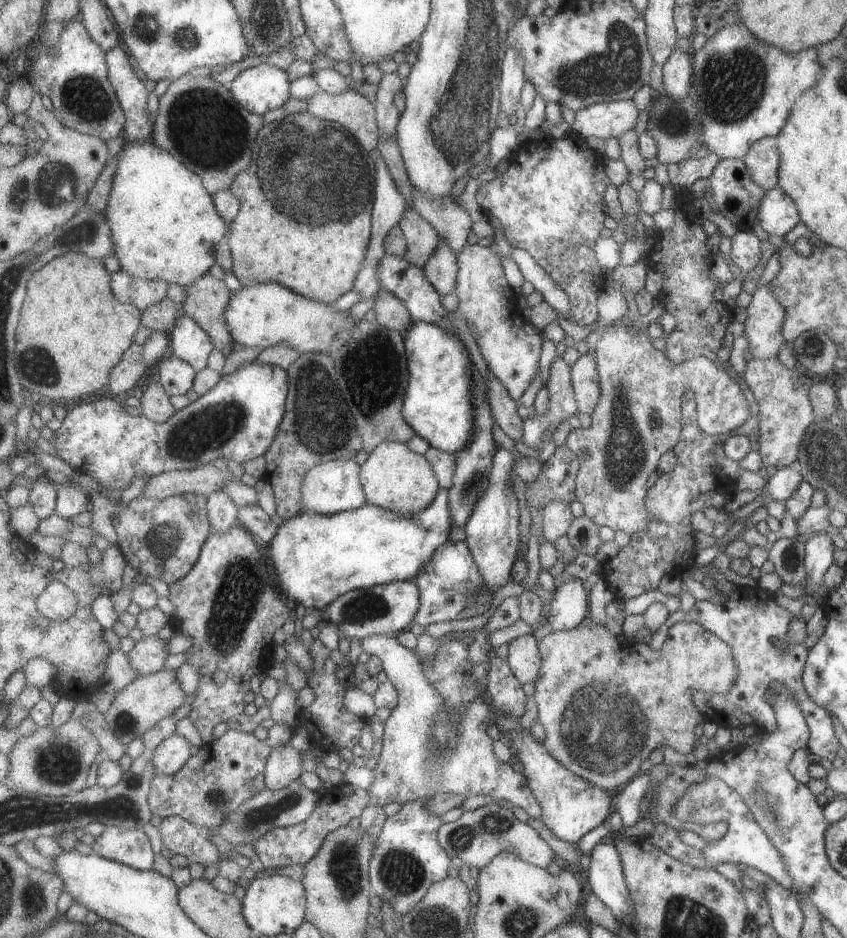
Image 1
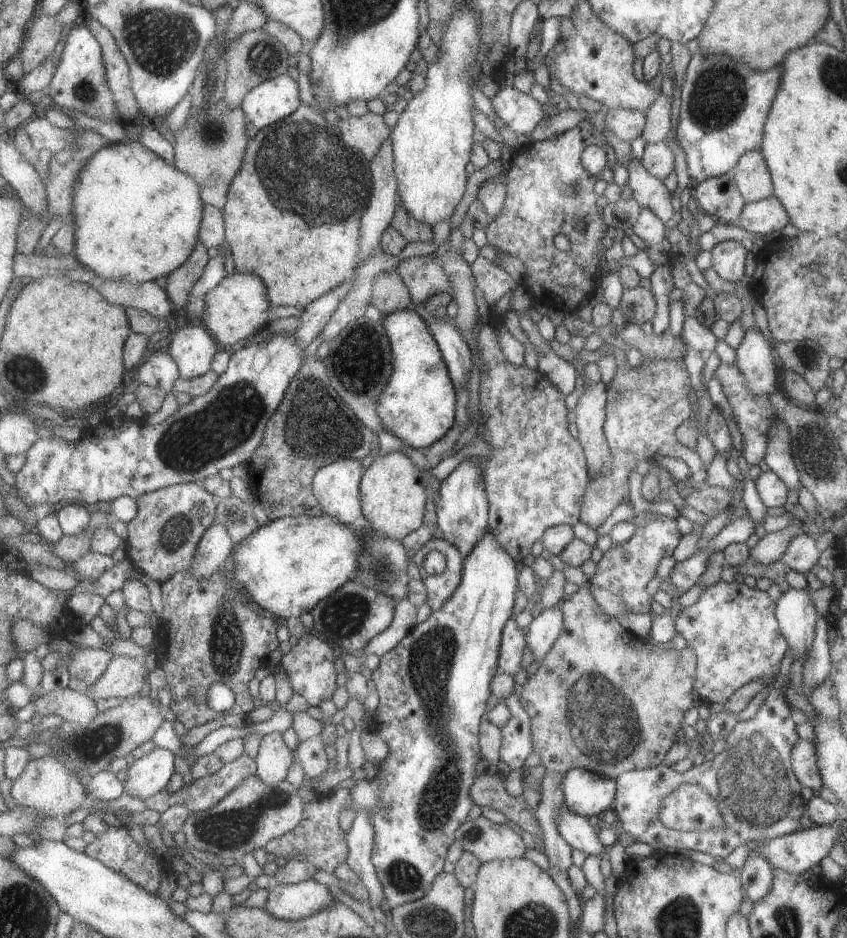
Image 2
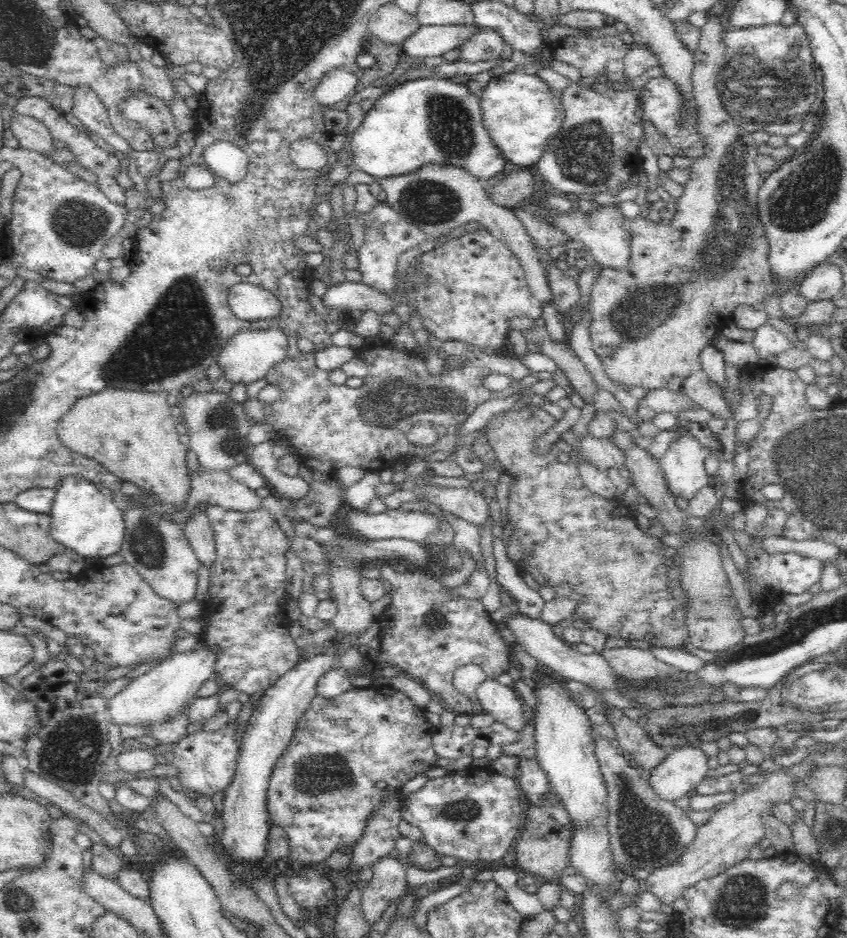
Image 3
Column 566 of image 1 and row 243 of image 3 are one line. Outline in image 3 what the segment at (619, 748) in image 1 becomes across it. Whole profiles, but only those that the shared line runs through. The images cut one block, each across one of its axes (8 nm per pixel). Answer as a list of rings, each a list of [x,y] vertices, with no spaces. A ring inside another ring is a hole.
[[[710,16],[707,18],[706,24],[701,27],[701,36],[696,46],[694,53],[694,66],[691,70],[691,79],[693,82],[693,91],[695,98],[695,119],[693,120],[693,128],[697,132],[699,144],[702,145],[702,154],[694,157],[692,164],[690,164],[690,178],[683,184],[684,193],[677,198],[676,213],[674,218],[669,222],[654,223],[648,217],[637,216],[634,219],[628,219],[624,216],[620,220],[622,231],[628,230],[631,236],[631,252],[633,264],[630,269],[626,271],[610,271],[610,269],[598,268],[598,278],[595,281],[592,290],[592,313],[594,313],[594,322],[590,326],[591,340],[593,343],[593,350],[598,356],[598,360],[602,363],[606,376],[611,379],[612,384],[619,386],[627,392],[629,388],[644,387],[649,390],[666,389],[676,392],[684,393],[692,400],[698,402],[700,407],[706,408],[713,416],[724,421],[725,428],[719,433],[722,444],[722,458],[726,462],[734,462],[736,460],[736,420],[734,420],[734,413],[731,407],[727,404],[726,398],[723,394],[716,389],[706,371],[702,368],[701,353],[706,346],[713,345],[713,341],[722,333],[722,329],[726,328],[731,323],[732,311],[738,304],[755,305],[758,307],[758,302],[774,278],[773,271],[769,266],[768,260],[768,243],[764,239],[764,227],[758,223],[758,189],[760,188],[761,181],[764,179],[764,173],[758,170],[756,166],[756,158],[758,158],[759,143],[754,140],[752,130],[747,130],[742,125],[736,124],[737,120],[726,110],[720,93],[718,93],[718,72],[722,70],[722,64],[726,64],[725,48],[721,43],[721,36],[724,32],[724,27],[721,25],[720,16]]]

